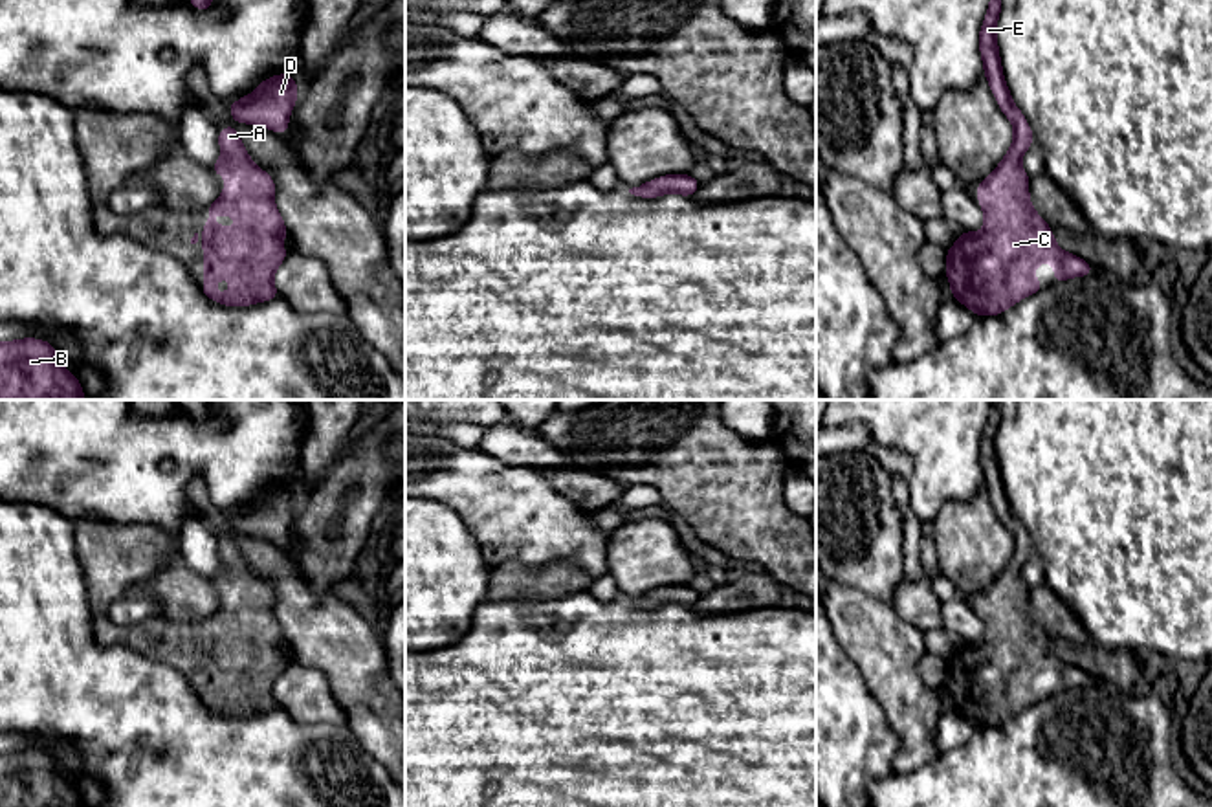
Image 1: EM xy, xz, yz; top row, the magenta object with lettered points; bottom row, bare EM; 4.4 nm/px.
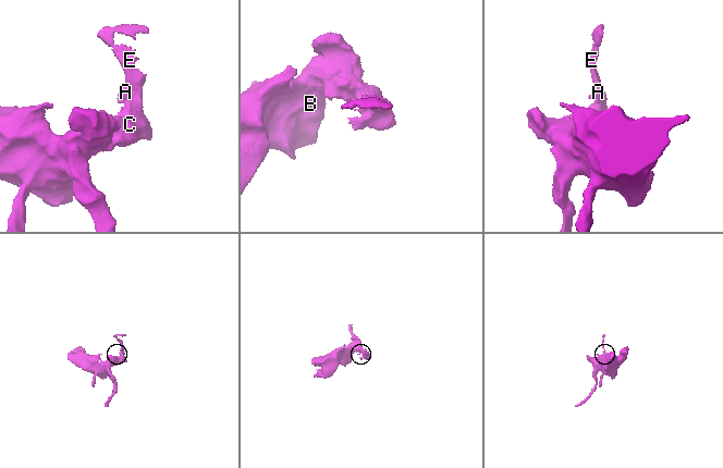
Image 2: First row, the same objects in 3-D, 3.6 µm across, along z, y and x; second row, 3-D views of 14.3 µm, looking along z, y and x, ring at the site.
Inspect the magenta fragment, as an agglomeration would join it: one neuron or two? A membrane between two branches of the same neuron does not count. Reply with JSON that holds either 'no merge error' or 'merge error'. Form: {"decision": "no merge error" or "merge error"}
{"decision": "no merge error"}

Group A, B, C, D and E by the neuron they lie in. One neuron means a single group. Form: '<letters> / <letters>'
A B C D E

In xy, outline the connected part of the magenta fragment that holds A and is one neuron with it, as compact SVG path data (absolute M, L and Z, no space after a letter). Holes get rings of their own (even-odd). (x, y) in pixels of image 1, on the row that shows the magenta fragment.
M224 127L218 132L218 143L222 158L209 169L215 174L226 176L226 189L215 204L204 209L209 215L235 215L235 227L220 227L209 218L204 220L204 286L202 292L209 301L216 301L224 306L248 306L279 297L273 284L273 273L279 264L288 257L281 244L284 237L290 237L279 209L273 202L275 182L259 169L246 152L237 130ZM218 279L229 279L233 288L227 293L218 293L213 284Z

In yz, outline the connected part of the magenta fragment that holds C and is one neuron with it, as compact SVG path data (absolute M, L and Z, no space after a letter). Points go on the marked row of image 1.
M990 0L979 31L979 51L992 94L1014 127L1014 139L997 169L977 185L985 229L963 231L946 249L952 297L975 315L1003 314L1040 292L1043 282L1034 279L1034 268L1041 262L1056 268L1052 282L1095 271L1084 259L1058 248L1051 226L1030 205L1030 178L1021 169L1021 156L1036 139L1003 79L996 39L999 13L1001 0Z

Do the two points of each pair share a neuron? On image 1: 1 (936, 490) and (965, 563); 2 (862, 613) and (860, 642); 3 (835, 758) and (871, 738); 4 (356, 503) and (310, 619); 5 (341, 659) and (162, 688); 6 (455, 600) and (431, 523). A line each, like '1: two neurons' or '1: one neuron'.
1: two neurons
2: one neuron
3: one neuron
4: two neurons
5: two neurons
6: one neuron

